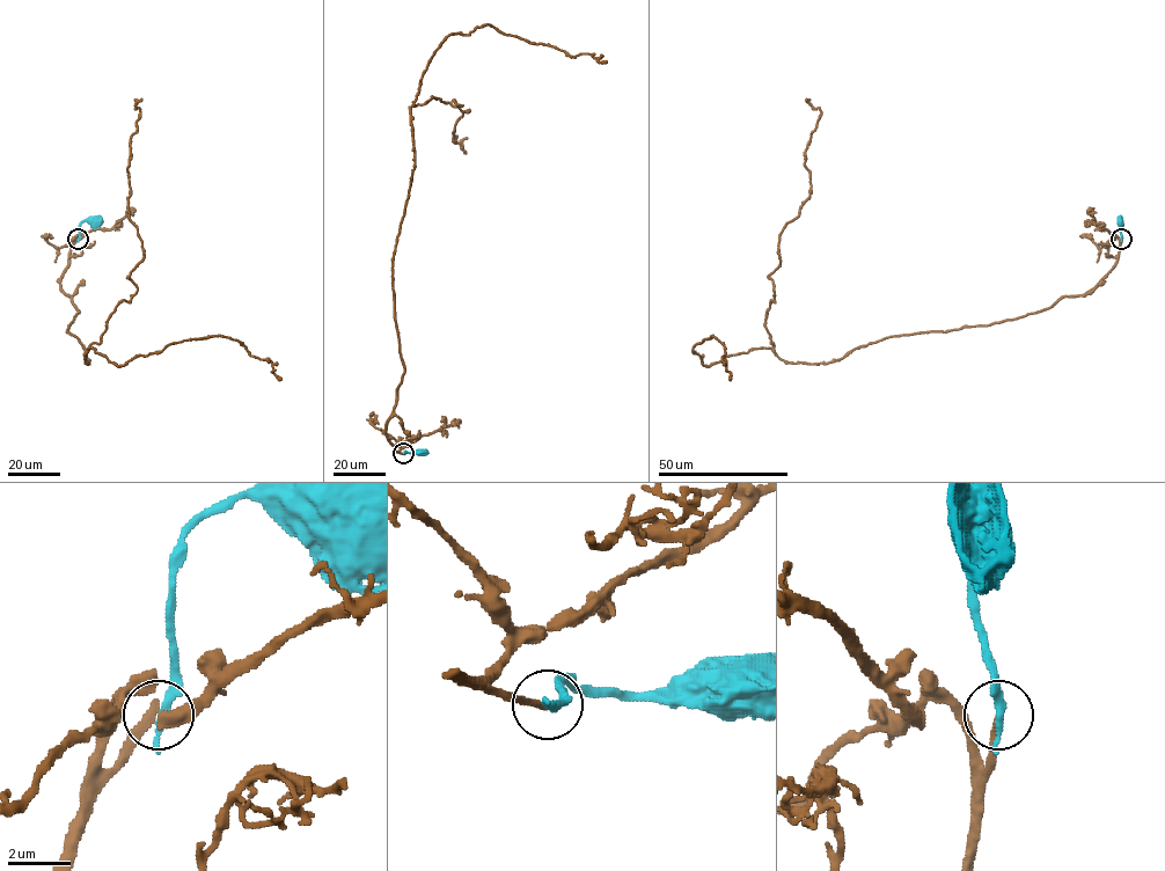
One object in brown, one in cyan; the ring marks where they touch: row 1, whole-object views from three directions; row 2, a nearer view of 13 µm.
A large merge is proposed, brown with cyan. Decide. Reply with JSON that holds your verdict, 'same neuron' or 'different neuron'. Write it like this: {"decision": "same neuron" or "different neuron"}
{"decision": "same neuron"}

